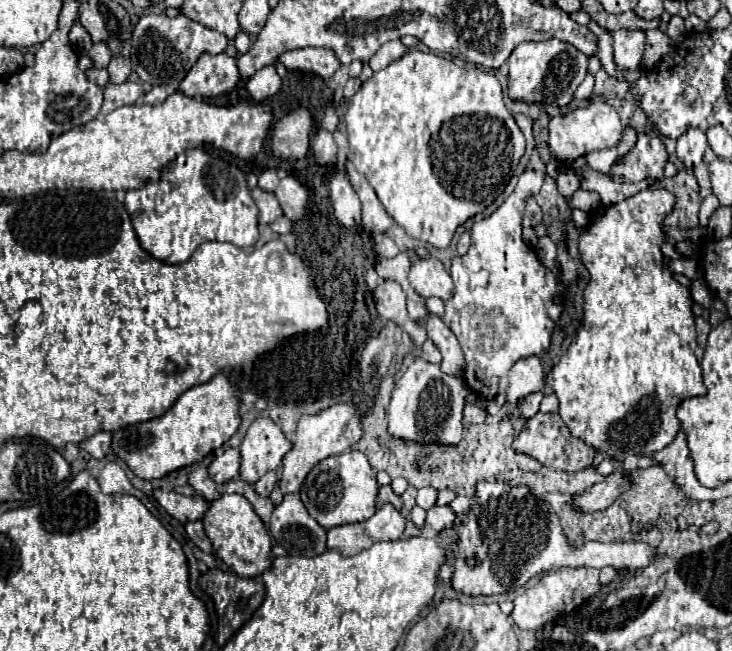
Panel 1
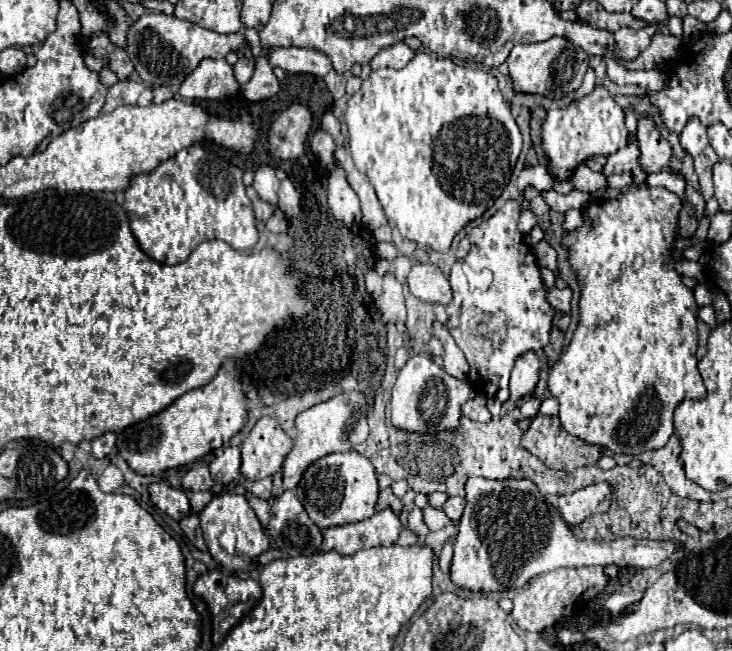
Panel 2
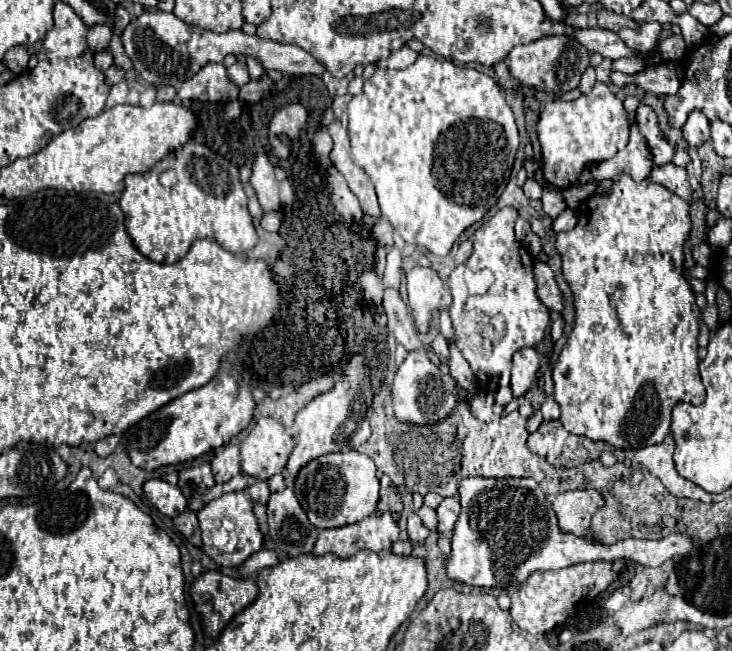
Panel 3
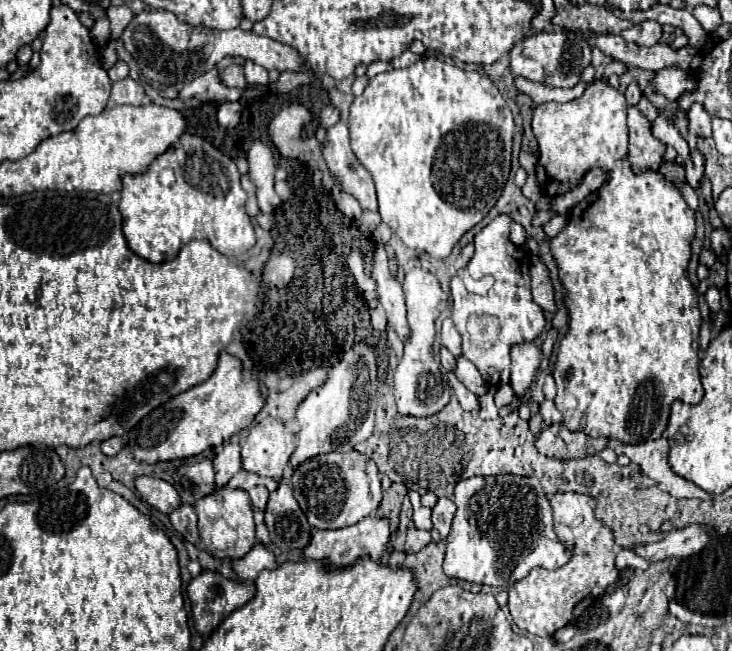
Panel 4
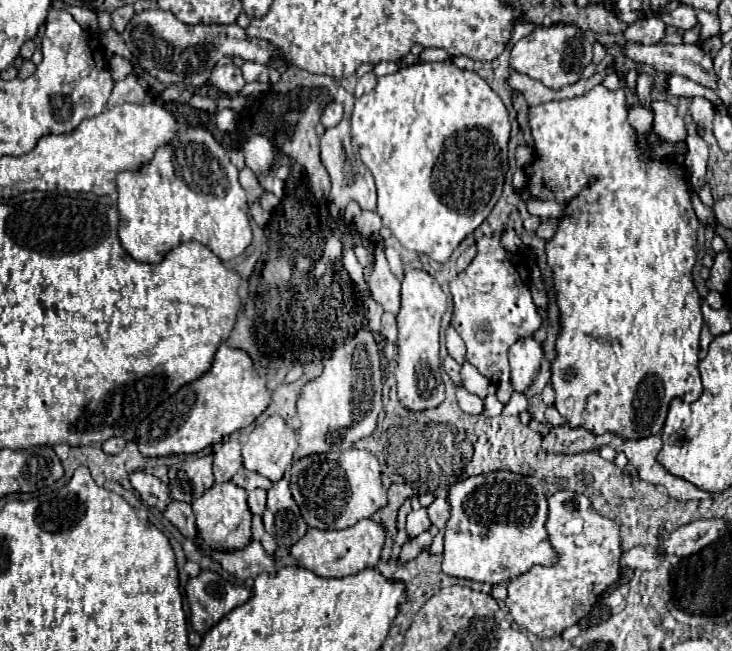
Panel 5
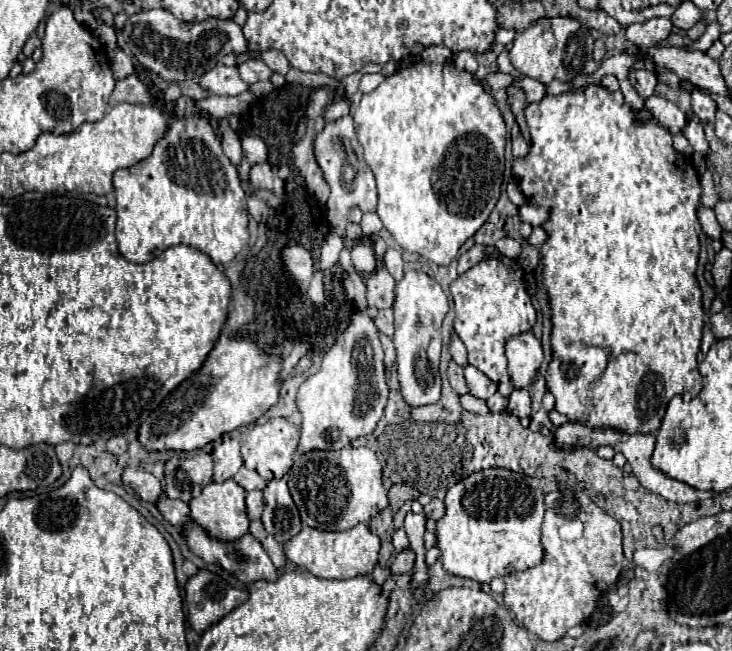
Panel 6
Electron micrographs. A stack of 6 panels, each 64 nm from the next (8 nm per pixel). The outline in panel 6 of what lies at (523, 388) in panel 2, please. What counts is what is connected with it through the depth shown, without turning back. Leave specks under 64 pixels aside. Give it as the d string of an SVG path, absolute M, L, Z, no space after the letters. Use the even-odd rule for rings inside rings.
M522 332L512 336L506 342L506 358L508 358L508 372L514 386L526 388L536 376L536 370L544 360L540 340L532 332Z

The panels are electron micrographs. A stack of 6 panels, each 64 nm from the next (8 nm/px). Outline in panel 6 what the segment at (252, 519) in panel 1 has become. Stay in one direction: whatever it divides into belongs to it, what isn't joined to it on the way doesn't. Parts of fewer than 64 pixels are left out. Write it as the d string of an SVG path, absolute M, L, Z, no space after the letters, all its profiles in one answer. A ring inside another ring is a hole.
M228 478L224 482L210 482L202 488L200 496L192 498L190 516L210 536L214 536L218 540L236 540L248 532L248 524L250 524L246 510L244 510L244 496L246 496L244 488L240 484L236 484L232 478Z

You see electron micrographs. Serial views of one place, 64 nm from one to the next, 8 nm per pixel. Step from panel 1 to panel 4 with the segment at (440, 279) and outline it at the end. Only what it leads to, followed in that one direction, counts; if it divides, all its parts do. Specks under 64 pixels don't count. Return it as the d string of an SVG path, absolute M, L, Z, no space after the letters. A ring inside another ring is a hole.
M416 268L406 272L404 278L404 298L406 298L406 320L408 320L408 338L404 340L404 356L400 360L400 364L394 370L394 396L396 396L396 404L398 404L398 412L400 414L410 414L410 416L428 416L428 414L436 414L438 410L442 410L448 404L448 392L444 392L444 380L438 368L438 362L434 358L434 338L436 338L436 318L440 316L440 312L446 308L448 304L448 296L442 292L436 276L424 268Z

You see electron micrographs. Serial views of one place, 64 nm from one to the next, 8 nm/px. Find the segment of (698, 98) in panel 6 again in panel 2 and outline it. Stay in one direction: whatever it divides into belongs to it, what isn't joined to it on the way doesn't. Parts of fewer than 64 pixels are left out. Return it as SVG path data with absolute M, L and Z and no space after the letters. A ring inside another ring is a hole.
M690 118L680 134L680 144L688 154L698 156L708 146L708 128L698 118Z

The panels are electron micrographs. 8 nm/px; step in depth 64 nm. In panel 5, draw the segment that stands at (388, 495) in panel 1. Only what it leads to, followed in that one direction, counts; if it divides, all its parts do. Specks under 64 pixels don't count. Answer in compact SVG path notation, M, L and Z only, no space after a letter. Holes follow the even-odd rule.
M388 506L378 510L374 516L372 516L374 522L382 524L384 530L386 530L386 544L384 544L384 550L382 550L382 562L388 562L390 556L392 556L392 548L394 548L394 536L396 536L396 512L392 512Z

